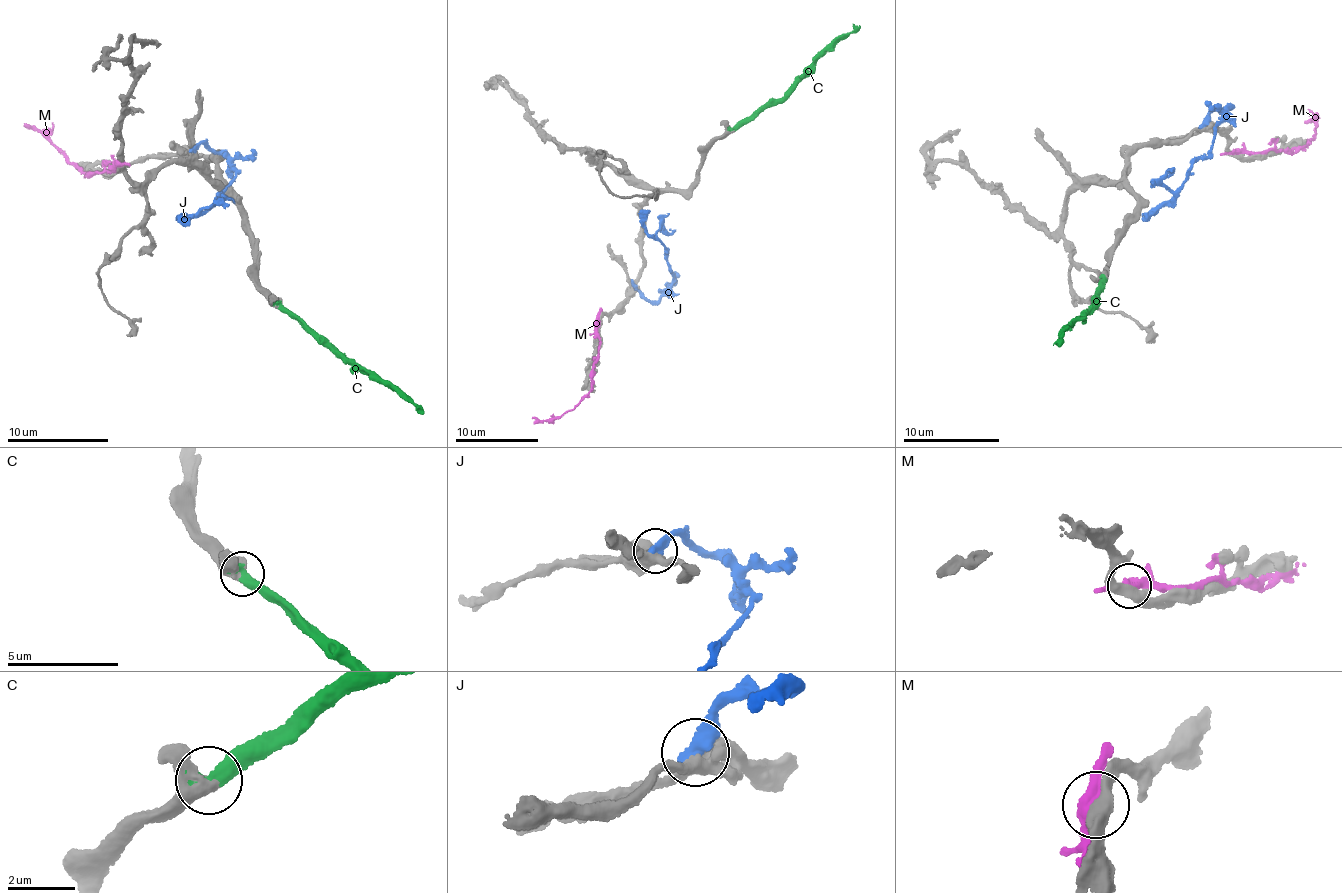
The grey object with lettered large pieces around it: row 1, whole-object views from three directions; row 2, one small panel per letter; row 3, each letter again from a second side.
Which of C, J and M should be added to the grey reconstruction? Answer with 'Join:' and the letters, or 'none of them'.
Join: C

